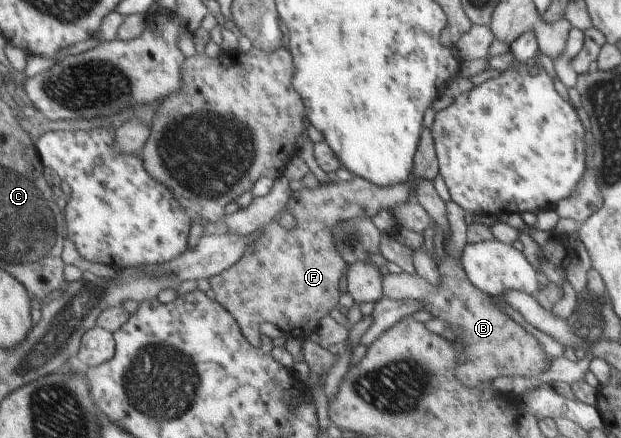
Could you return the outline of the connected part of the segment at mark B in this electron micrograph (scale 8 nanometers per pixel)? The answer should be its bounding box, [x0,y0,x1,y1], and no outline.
[382,254,550,386]

